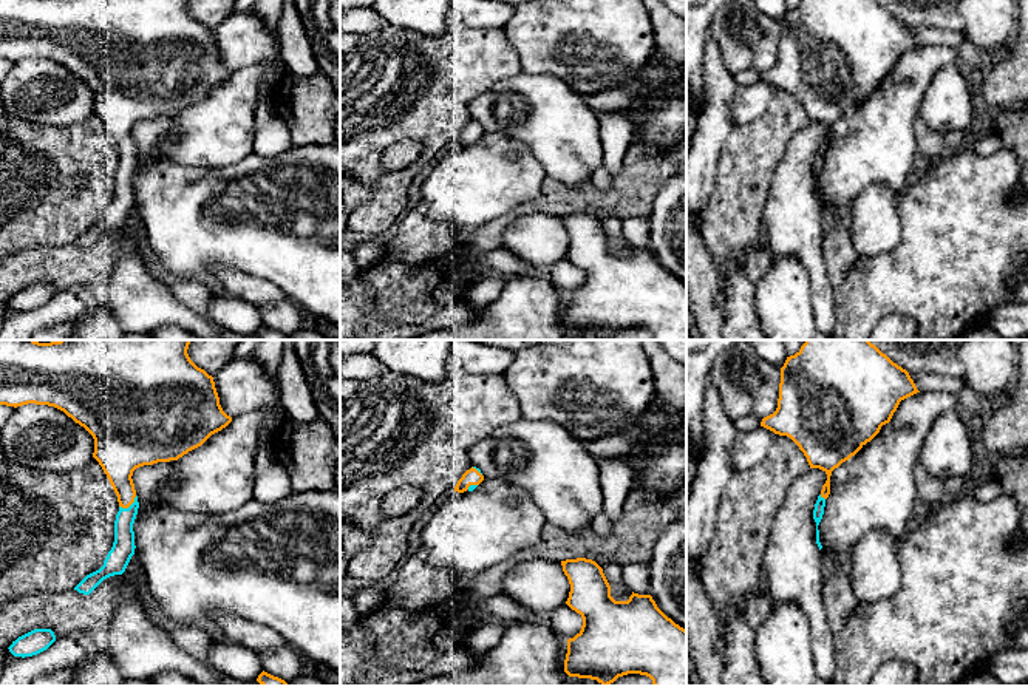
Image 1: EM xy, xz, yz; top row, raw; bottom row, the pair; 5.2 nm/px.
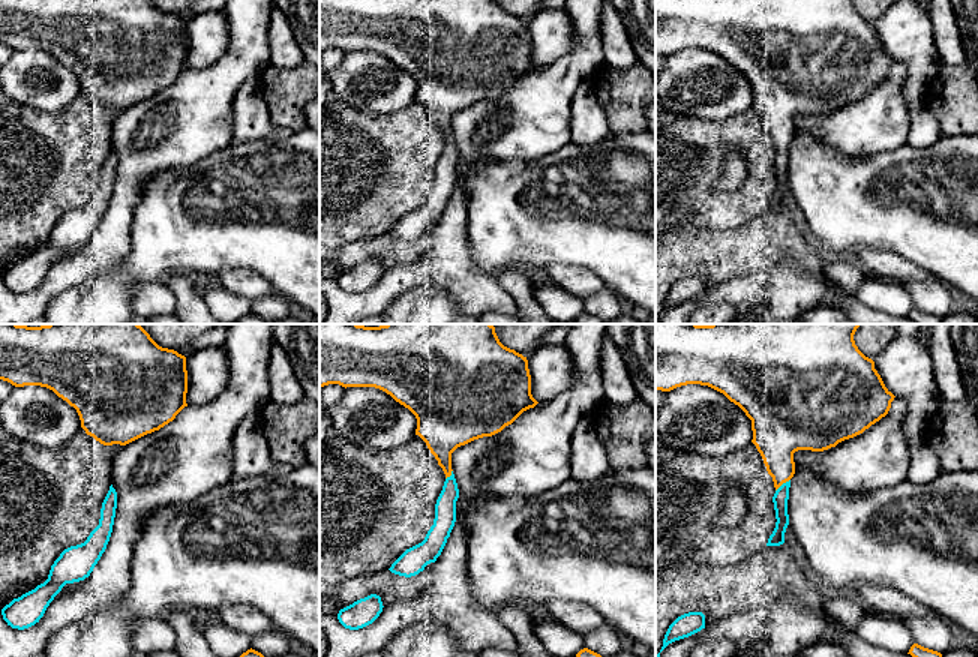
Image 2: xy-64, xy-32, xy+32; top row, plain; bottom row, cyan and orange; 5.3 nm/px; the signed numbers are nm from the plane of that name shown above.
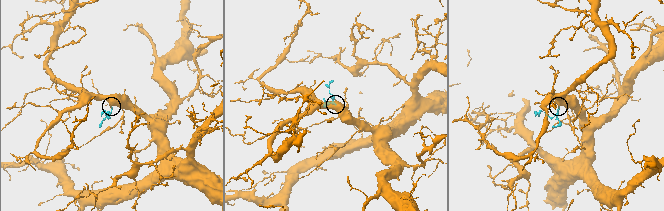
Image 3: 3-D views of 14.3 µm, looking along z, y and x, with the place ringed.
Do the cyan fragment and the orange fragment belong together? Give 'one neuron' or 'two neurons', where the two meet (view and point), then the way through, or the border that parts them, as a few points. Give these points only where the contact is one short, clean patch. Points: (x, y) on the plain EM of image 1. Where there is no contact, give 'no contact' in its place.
one neuron; meets cyan in xy at (130, 159); runs through xy (122, 203), (124, 173), (130, 159), (119, 132), (118, 113)

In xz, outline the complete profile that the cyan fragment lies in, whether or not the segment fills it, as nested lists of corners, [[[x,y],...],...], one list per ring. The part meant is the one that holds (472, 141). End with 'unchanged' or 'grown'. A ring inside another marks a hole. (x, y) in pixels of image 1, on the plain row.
[[[471,121],[458,134],[454,145],[458,145],[458,147],[464,147],[467,144],[473,145],[482,134],[484,134],[484,130],[482,130],[481,124],[476,121]]]; grown

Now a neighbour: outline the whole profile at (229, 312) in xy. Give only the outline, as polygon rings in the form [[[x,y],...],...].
[[[212,295],[207,315],[216,326],[240,335],[255,335],[263,326],[258,307],[230,295]]]

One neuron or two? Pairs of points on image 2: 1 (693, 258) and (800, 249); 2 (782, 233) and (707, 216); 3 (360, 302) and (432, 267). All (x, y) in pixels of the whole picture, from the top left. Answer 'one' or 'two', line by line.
1: one
2: two
3: one

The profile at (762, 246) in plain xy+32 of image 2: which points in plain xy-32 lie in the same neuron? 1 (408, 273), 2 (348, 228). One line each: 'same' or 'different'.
1: different
2: different

